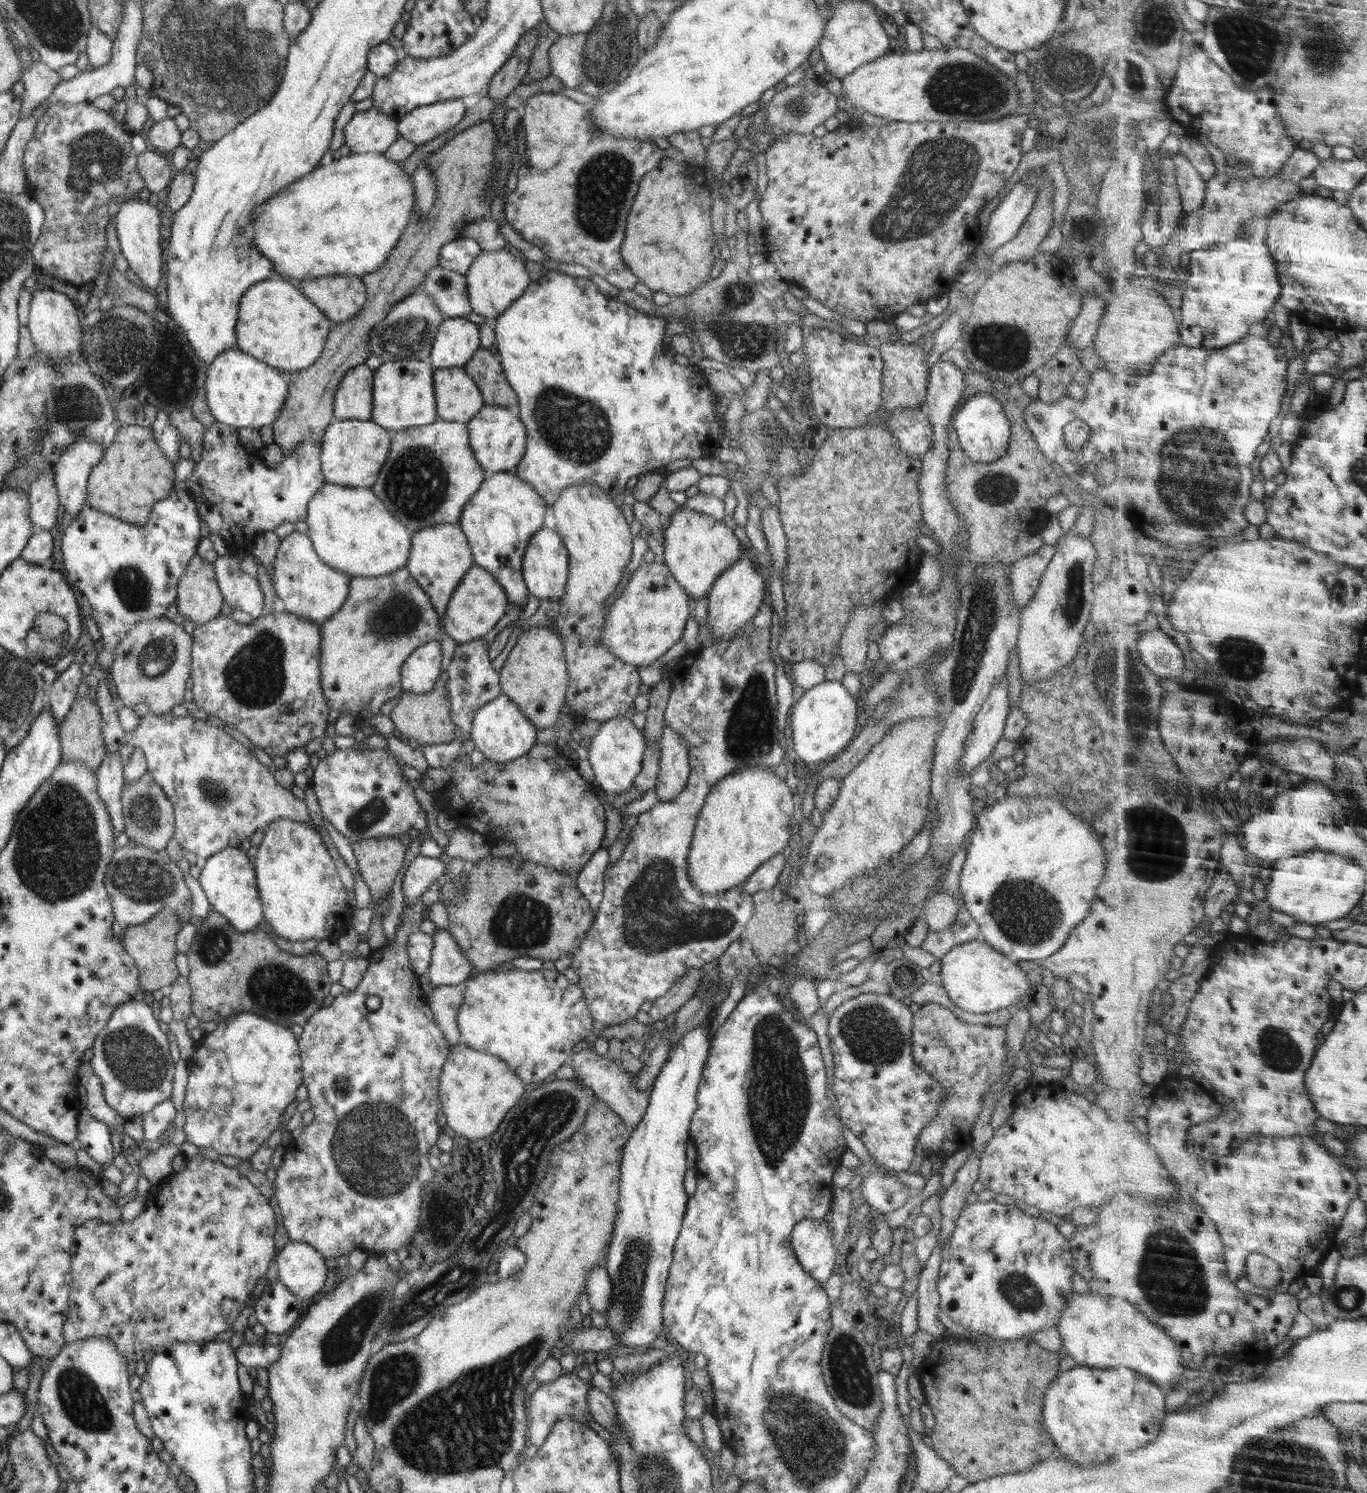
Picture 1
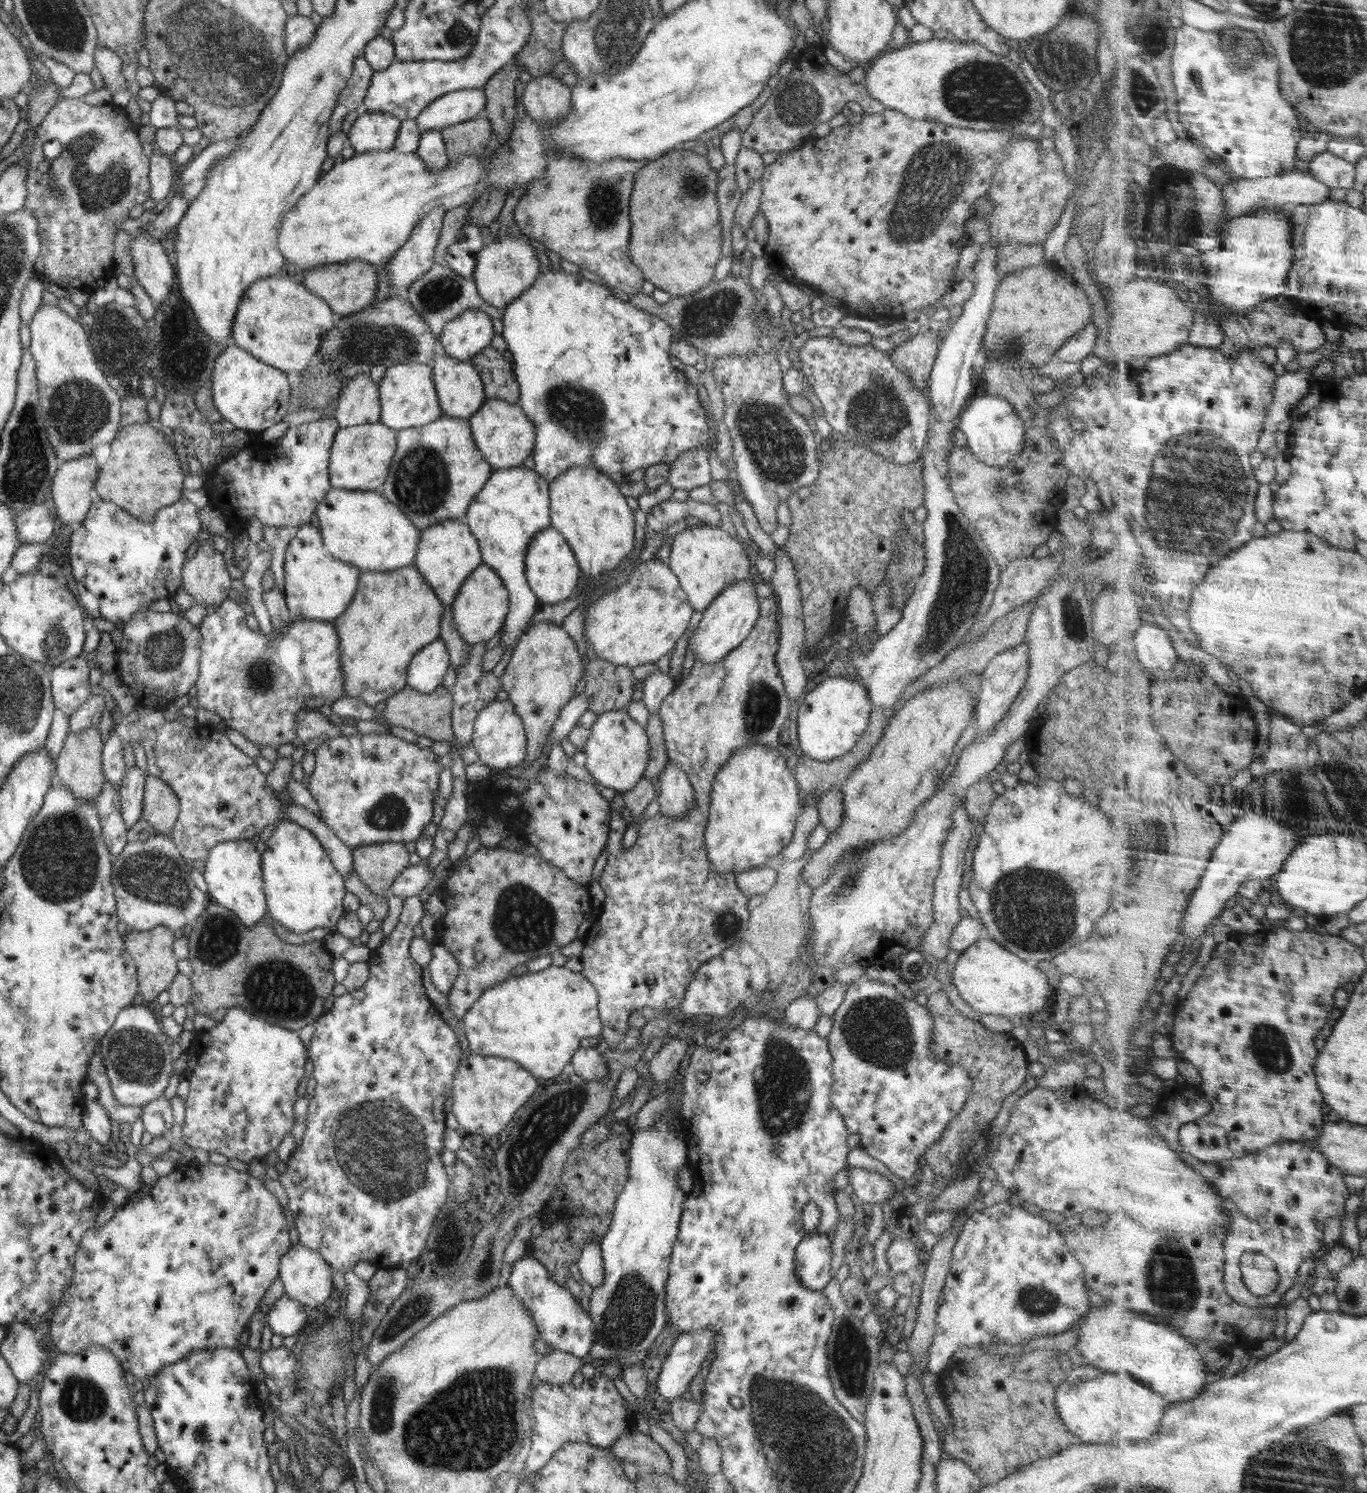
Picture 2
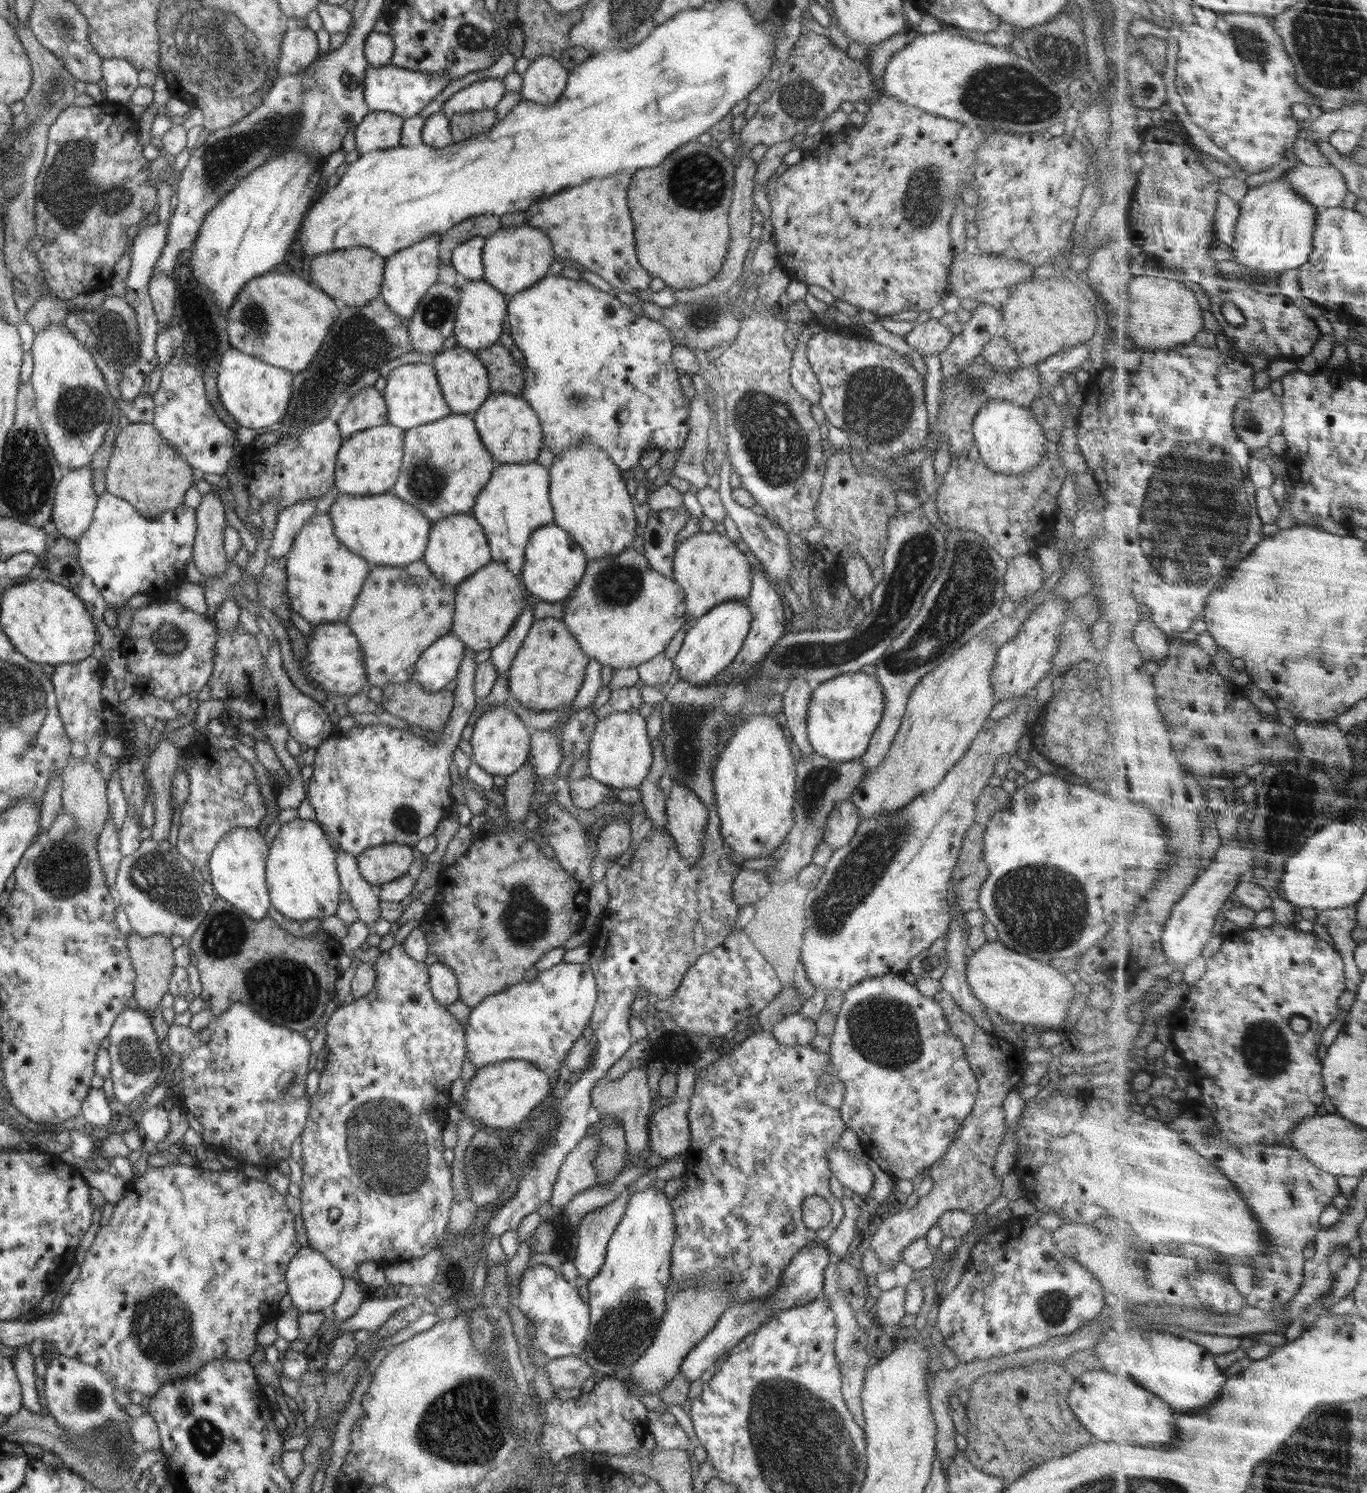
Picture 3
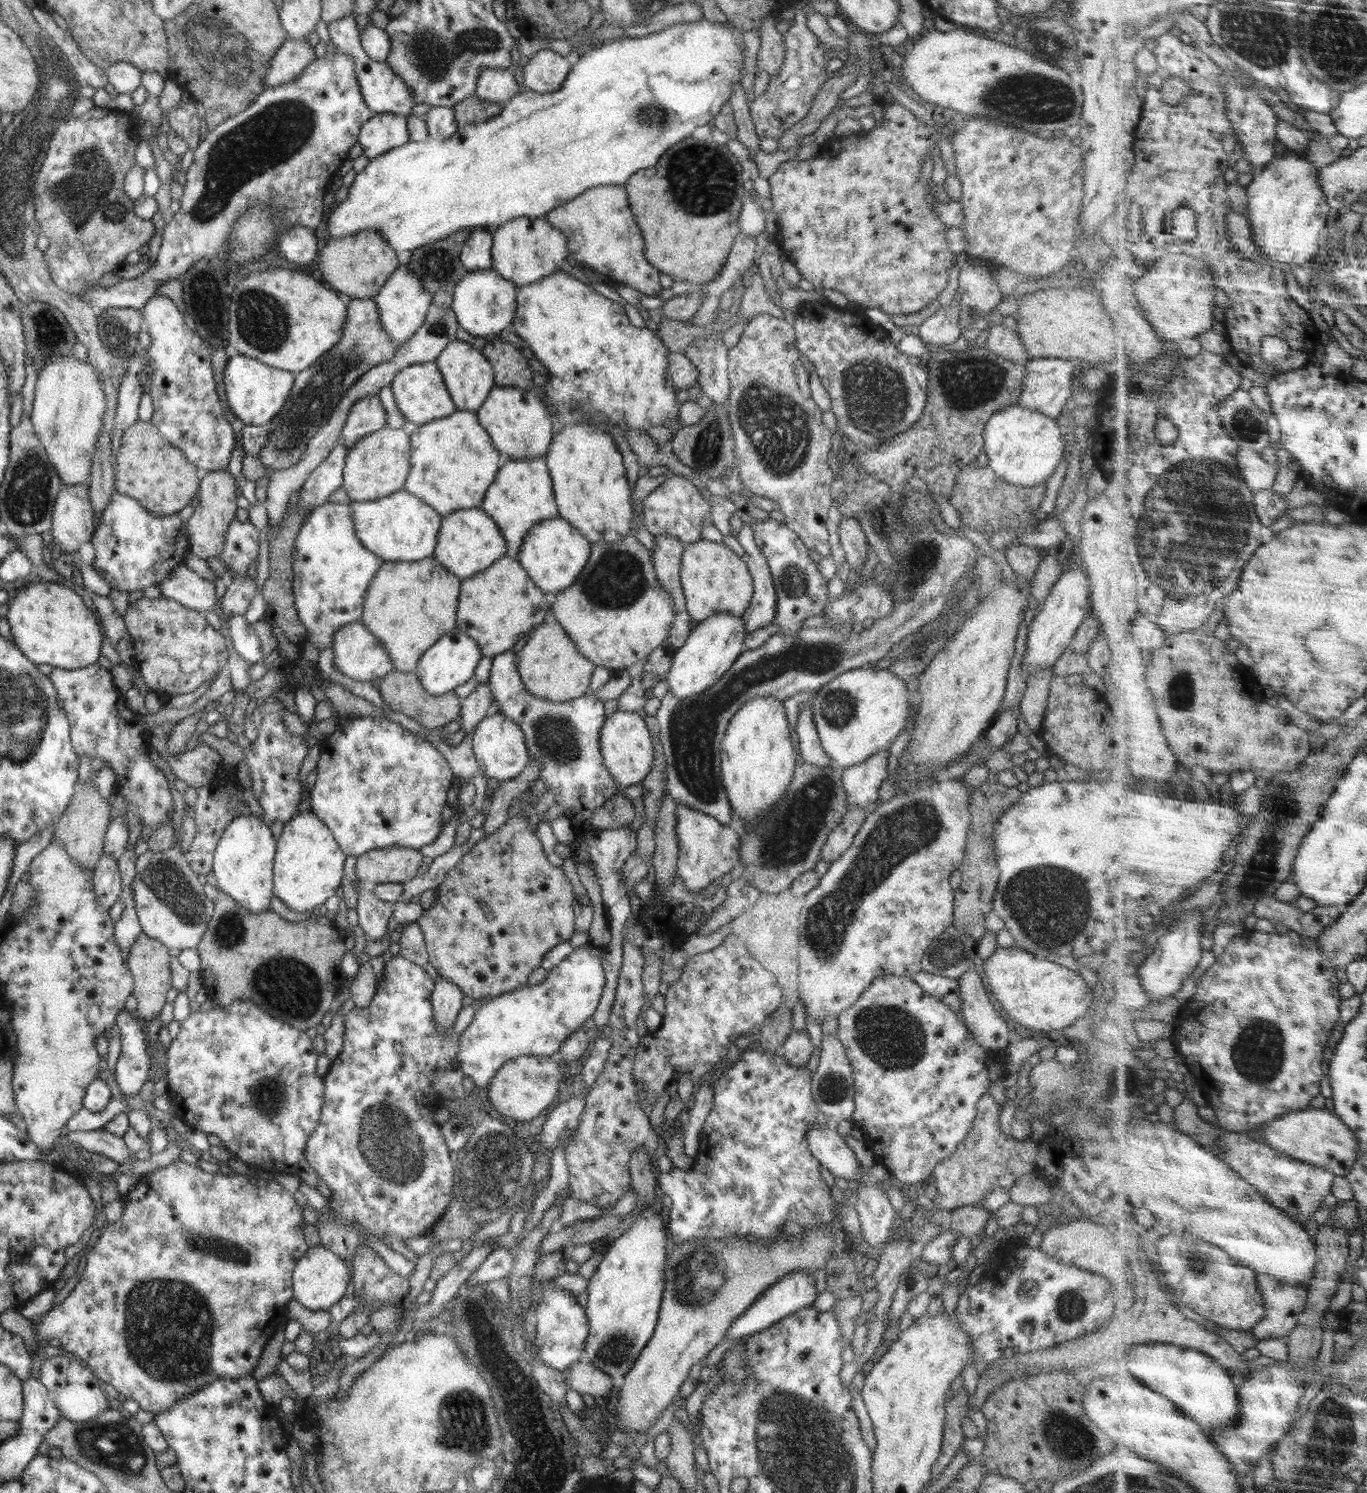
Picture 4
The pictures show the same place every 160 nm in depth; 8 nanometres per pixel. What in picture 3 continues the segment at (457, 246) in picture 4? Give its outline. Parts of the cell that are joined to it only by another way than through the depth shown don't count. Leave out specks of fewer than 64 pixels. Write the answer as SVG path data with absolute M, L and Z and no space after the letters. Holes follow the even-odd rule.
M478 215L455 224L439 237L439 266L451 264L452 251L459 244L474 237L487 239L500 228L500 218L494 215Z

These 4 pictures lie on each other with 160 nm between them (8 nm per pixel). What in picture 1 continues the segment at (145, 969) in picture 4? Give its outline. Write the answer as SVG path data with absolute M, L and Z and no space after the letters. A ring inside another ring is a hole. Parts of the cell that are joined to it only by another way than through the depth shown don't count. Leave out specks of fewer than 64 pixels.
M162 908L162 912L158 912L152 920L148 920L146 923L137 925L128 925L123 929L120 941L125 951L134 959L135 965L139 970L140 989L149 995L154 990L164 990L168 988L179 975L178 967L174 959L176 958L177 946L175 945L178 931L182 928L183 923L180 922L180 913L170 910L170 908Z

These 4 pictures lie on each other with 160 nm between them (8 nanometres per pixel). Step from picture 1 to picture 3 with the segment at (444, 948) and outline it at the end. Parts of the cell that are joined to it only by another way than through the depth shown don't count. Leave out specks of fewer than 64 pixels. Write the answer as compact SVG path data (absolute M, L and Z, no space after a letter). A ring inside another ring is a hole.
M435 962L427 966L429 983L434 998L443 1007L450 1006L459 1000L459 986L456 975L443 962Z

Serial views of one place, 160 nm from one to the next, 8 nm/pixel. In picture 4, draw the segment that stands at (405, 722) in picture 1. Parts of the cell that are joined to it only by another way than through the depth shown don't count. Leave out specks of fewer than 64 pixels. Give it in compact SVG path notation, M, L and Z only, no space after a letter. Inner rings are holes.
M415 671L387 672L380 680L377 686L381 698L392 710L402 712L412 720L418 721L422 726L428 729L441 729L452 720L458 720L461 714L462 699L455 695L453 691L441 695L431 695L425 691L421 685L420 679L416 676Z

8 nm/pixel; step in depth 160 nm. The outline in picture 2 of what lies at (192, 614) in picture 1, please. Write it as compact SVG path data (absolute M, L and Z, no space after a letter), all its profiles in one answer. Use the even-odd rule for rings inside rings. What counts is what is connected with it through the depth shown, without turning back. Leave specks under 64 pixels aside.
M201 529L199 538L200 546L197 548L196 554L191 559L186 559L182 568L181 586L188 594L194 597L198 604L209 604L209 606L217 607L228 599L228 593L233 588L232 581L237 573L227 566L222 557L222 552L216 552L213 547L214 534L205 532Z

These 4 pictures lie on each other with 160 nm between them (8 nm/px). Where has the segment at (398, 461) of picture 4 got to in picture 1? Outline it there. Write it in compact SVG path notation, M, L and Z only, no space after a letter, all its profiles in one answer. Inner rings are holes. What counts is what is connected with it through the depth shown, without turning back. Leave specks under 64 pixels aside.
M338 420L326 428L321 445L321 471L326 483L371 488L390 452L392 432L372 420Z

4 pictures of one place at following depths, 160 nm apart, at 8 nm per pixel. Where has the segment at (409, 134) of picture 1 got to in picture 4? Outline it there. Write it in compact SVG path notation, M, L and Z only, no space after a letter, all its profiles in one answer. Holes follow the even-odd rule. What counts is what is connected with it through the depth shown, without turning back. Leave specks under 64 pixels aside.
M484 68L472 96L480 101L496 102L503 105L518 94L520 89L511 68Z

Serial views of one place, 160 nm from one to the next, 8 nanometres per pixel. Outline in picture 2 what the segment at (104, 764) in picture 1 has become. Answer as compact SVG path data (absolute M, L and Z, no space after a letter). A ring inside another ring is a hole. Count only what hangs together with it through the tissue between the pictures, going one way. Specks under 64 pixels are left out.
M105 782L102 794L94 802L98 818L102 828L102 840L106 844L106 850L114 856L122 853L128 843L127 826L120 816L119 792L112 784Z

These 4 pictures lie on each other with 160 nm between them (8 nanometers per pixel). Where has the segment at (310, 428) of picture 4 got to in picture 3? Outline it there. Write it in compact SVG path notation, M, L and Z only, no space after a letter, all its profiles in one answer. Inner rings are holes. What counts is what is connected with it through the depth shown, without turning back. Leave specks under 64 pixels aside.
M377 297L362 308L344 306L340 300L336 302L337 306L340 308L338 321L332 324L310 365L294 376L294 391L287 406L287 414L281 420L283 428L276 432L278 442L288 436L296 438L306 428L322 423L329 416L328 410L335 403L334 400L348 391L350 385L360 382L360 377L380 371L394 359L412 353L408 322L400 320L382 298Z

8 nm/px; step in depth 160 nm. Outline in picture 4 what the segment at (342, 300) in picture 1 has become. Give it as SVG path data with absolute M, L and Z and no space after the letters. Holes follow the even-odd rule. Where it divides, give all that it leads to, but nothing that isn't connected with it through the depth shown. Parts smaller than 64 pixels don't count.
M361 230L356 234L330 240L320 252L322 278L329 288L352 299L373 299L382 289L387 278L399 265L396 251L377 230Z

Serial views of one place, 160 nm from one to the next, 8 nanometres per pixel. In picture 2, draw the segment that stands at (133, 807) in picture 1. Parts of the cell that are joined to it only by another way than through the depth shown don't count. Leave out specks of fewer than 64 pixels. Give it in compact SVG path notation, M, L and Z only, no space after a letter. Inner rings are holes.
M149 775L145 778L142 820L153 826L157 835L170 835L180 810L180 801L164 781Z

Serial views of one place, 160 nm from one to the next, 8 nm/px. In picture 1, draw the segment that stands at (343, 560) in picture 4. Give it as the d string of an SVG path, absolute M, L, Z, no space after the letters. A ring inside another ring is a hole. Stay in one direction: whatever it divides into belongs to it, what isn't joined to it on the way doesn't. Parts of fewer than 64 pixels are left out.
M293 531L281 540L271 575L280 610L321 625L344 604L350 592L350 579L351 576L330 568L317 555L306 533Z

